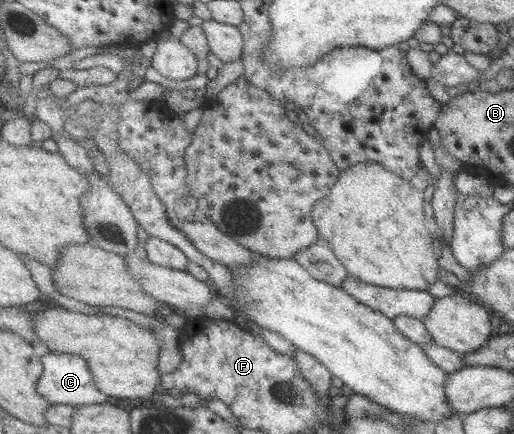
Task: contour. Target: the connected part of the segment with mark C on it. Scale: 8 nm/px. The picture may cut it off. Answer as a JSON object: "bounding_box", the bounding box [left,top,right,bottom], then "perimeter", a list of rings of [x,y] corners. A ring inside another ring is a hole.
{"bounding_box":[38,352,108,406],"perimeter":[[[41,352],[45,371],[39,380],[38,392],[49,400],[52,405],[68,404],[70,406],[84,406],[104,404],[108,402],[108,395],[97,387],[93,372],[90,370],[86,358],[69,353]]]}

